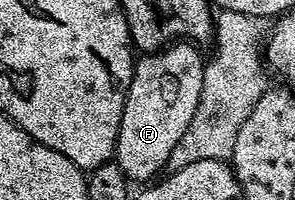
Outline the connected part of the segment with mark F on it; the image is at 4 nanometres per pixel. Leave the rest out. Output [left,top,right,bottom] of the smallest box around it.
[114,42,206,181]

